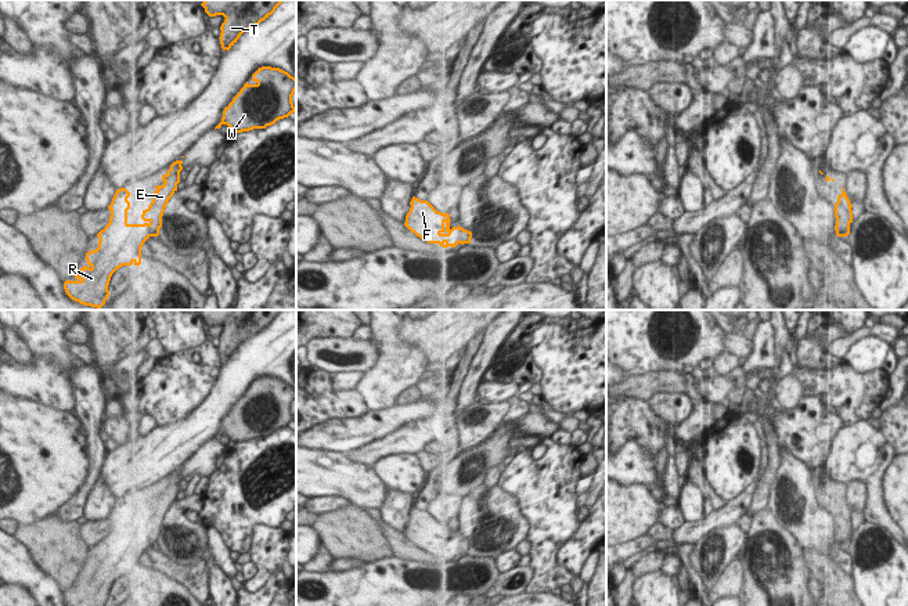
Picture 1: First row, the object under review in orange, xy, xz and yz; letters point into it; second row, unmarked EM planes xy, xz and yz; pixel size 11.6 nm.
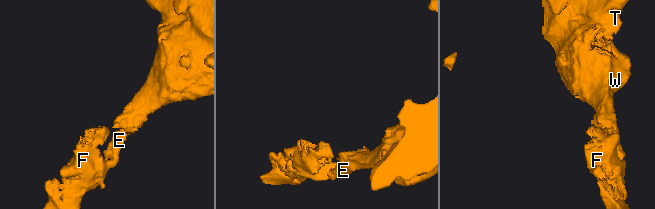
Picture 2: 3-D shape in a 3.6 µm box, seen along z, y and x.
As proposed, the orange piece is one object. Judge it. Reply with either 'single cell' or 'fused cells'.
single cell

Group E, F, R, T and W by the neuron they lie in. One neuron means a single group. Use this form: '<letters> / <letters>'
E F R T W

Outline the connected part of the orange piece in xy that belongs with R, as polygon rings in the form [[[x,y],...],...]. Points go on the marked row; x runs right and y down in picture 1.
[[[183,160],[170,165],[162,176],[162,185],[156,185],[152,202],[143,210],[144,224],[129,224],[127,210],[130,192],[126,188],[116,190],[111,205],[109,223],[97,237],[98,248],[86,253],[87,267],[79,268],[75,281],[66,279],[66,295],[80,304],[101,309],[109,296],[108,285],[112,274],[122,266],[140,266],[141,248],[149,237],[158,237],[162,227],[162,216],[169,199],[177,191]]]

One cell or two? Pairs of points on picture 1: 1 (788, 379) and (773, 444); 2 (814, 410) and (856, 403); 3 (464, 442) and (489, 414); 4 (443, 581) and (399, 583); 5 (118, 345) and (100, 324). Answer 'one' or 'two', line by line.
1: two
2: two
3: one
4: one
5: one

